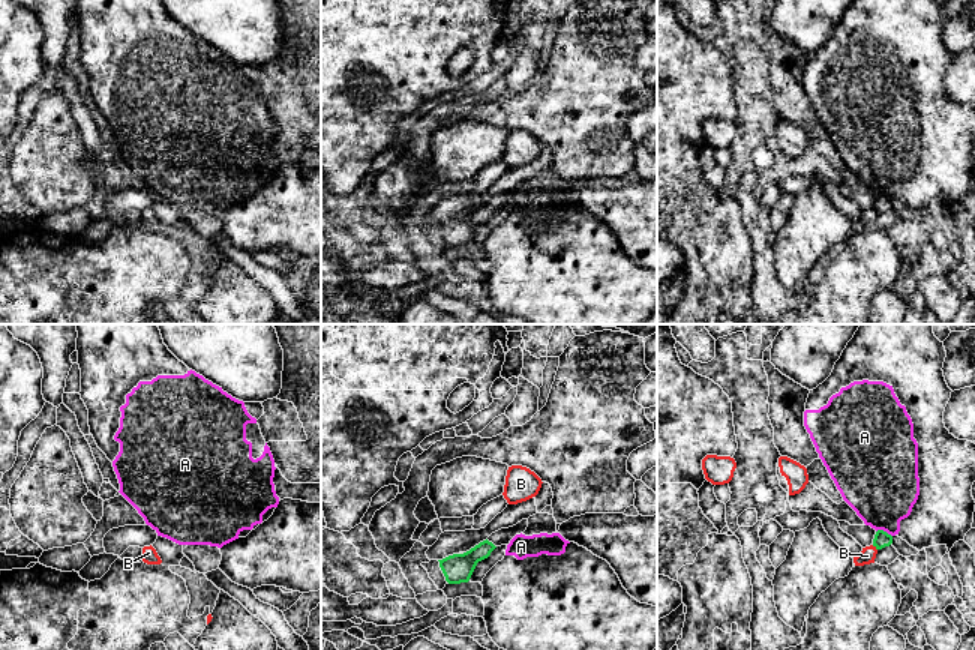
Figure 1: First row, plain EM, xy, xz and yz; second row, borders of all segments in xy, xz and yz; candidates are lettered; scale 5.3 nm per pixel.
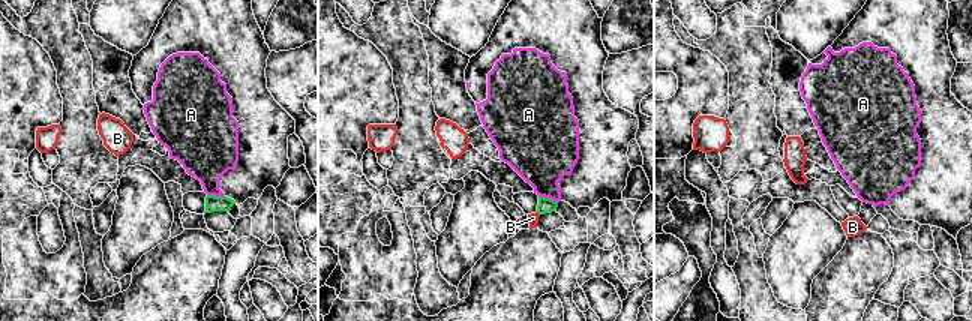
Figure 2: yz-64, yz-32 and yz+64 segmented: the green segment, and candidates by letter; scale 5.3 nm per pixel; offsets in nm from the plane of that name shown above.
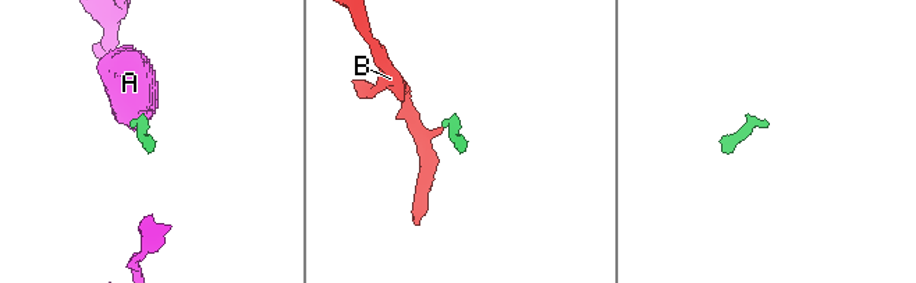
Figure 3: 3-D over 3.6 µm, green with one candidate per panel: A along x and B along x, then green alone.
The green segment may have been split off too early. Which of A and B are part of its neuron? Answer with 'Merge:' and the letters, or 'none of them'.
Merge: none of them

